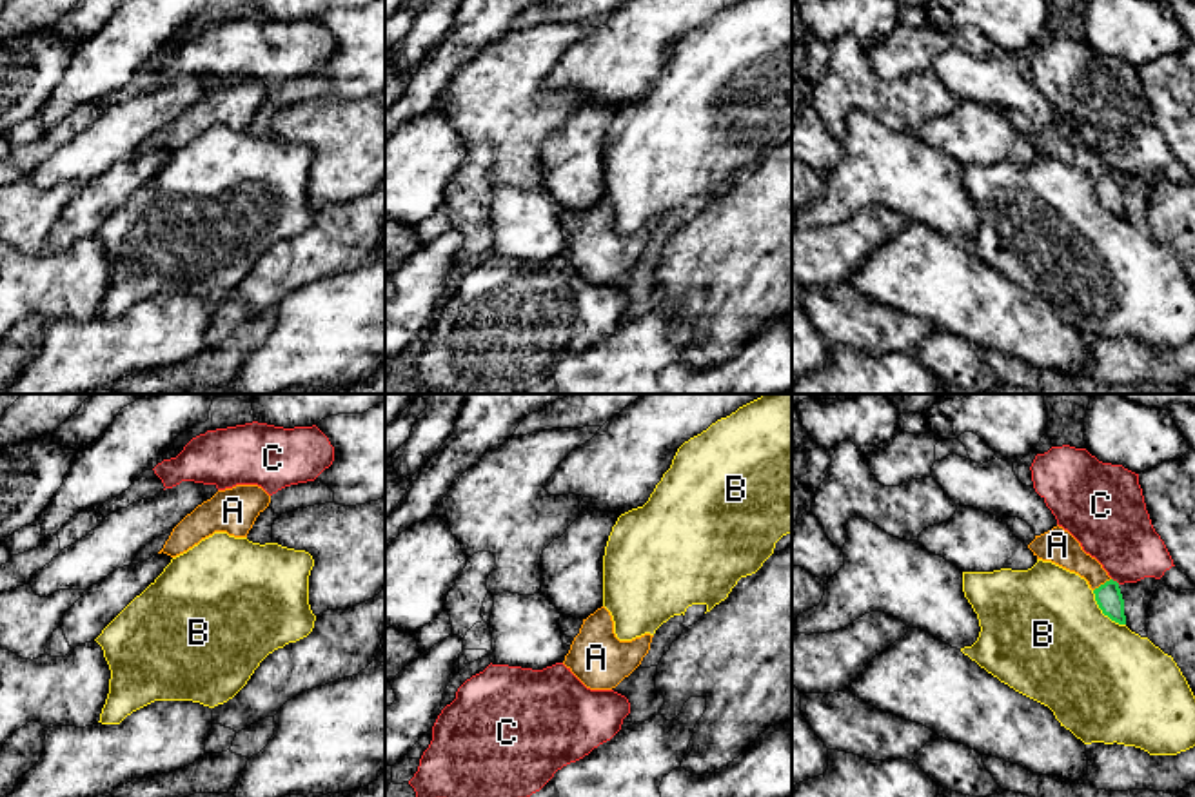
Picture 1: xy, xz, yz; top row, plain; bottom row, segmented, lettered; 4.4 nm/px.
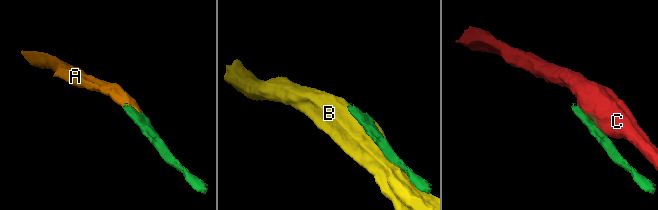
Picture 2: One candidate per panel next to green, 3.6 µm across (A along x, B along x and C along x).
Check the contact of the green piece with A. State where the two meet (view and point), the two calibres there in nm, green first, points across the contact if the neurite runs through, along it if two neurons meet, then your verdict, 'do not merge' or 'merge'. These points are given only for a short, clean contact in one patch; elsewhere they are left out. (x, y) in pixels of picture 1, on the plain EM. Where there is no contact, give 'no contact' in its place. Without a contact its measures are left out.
contact yz (1101, 178); calibres 120 and 150 nm; way yz (1108, 189), (1101, 178), (1079, 155), (1059, 140); merge

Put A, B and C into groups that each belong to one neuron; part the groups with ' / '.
A / B / C

